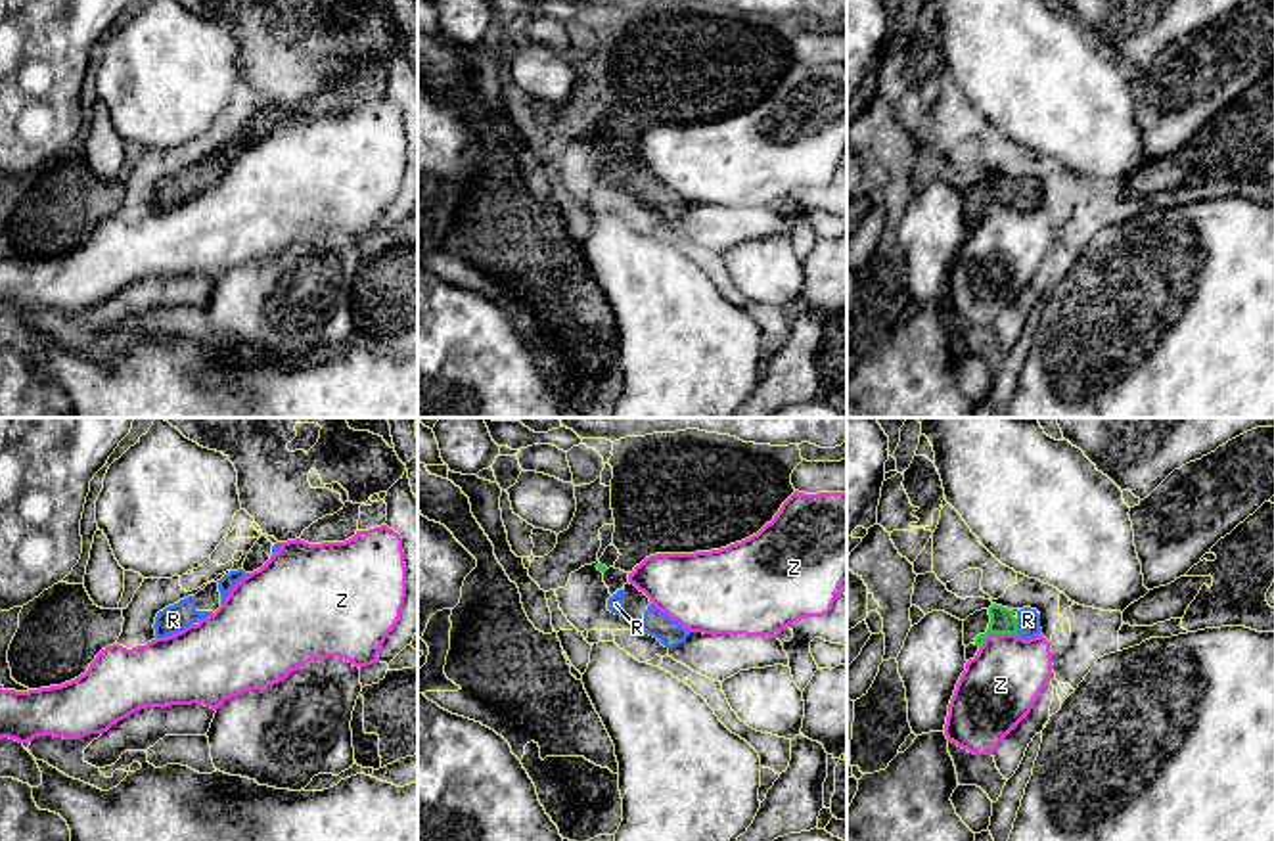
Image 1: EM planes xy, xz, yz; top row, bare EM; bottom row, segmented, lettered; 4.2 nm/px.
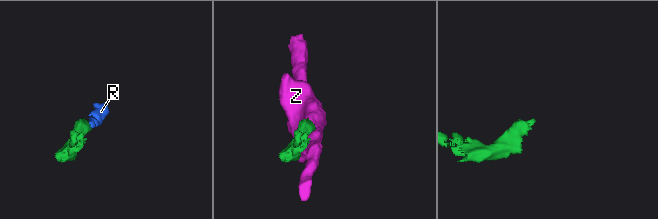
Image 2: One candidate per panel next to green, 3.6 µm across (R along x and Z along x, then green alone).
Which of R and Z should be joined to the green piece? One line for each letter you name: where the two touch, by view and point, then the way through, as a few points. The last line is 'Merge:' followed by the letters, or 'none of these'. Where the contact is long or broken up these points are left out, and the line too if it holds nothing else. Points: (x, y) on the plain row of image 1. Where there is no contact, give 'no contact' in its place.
R: contact yz (1016, 198); way yz (1002, 192), (1016, 198), (1027, 190)
Merge: R

